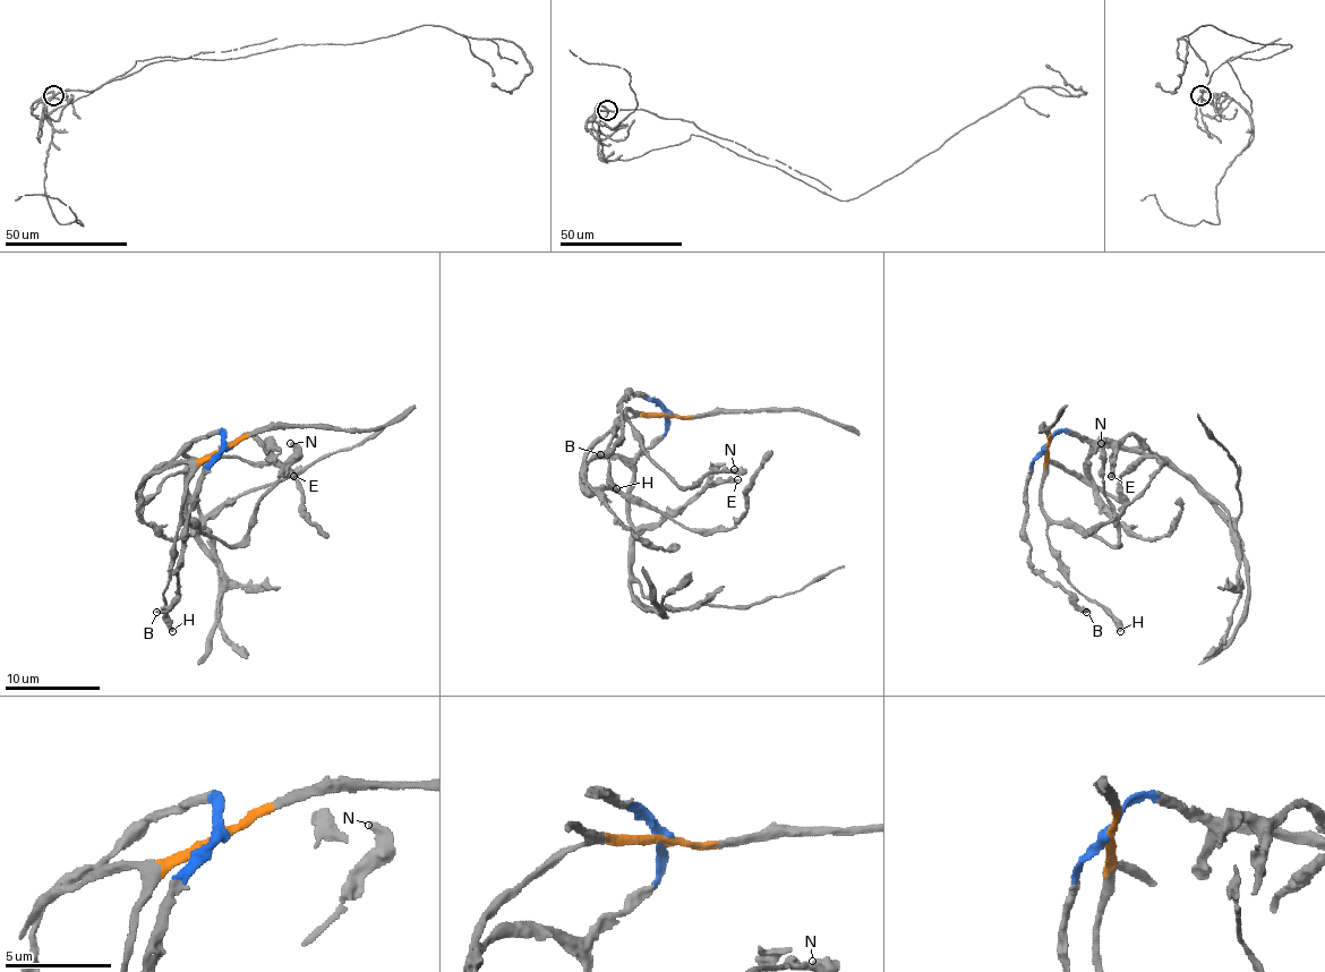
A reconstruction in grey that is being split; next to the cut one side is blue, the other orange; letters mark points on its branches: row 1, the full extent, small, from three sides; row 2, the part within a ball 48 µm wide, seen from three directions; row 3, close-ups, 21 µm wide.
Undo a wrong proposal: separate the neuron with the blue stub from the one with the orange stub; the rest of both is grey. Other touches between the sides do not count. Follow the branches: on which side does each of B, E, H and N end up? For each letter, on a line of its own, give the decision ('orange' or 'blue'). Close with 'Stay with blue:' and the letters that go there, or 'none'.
B: blue
E: blue
H: orange
N: orange
Stay with blue: B, E

